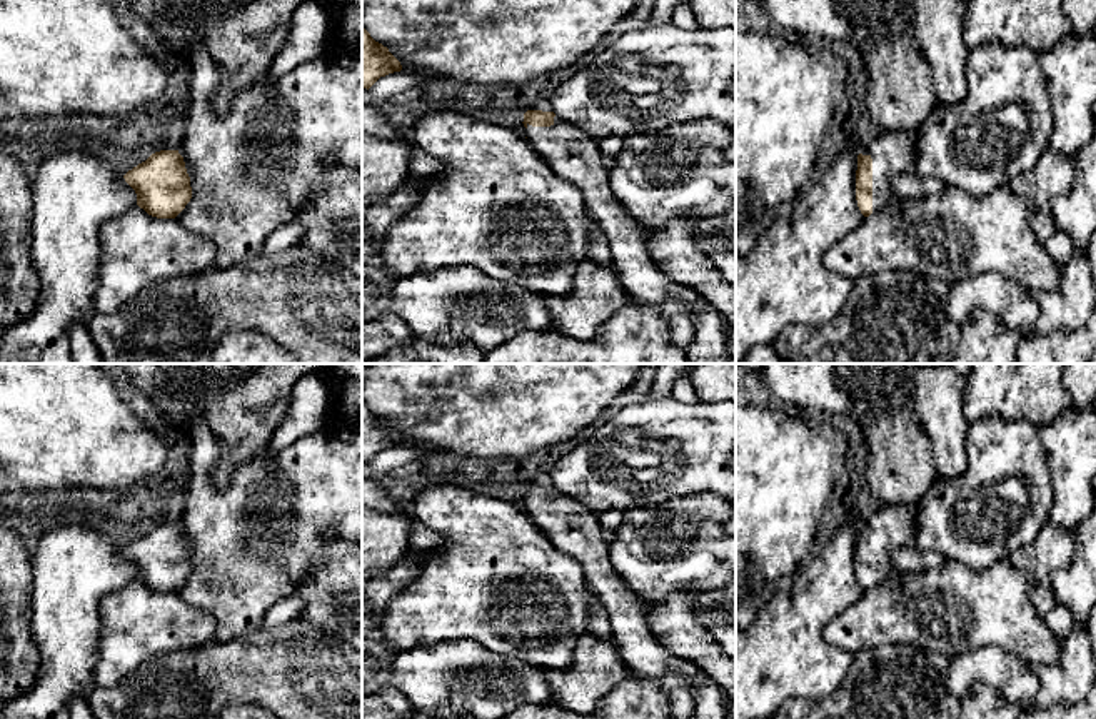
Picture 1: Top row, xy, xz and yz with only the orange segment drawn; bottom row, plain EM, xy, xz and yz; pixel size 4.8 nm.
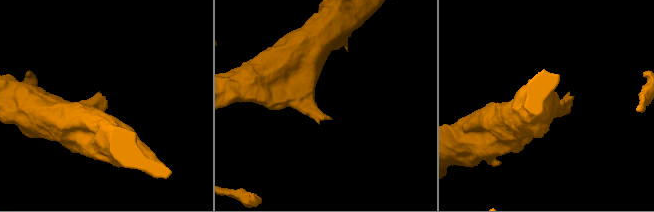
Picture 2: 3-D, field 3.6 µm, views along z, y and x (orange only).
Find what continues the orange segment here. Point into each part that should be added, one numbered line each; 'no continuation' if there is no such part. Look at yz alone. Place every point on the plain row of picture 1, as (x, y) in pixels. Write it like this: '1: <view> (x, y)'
1: yz (893, 527)

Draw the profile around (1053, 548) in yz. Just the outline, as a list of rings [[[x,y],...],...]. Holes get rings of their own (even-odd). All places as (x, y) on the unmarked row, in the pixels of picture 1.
[[[1046,522],[1039,534],[1026,546],[1011,552],[1009,562],[1023,571],[1034,612],[1043,617],[1058,601],[1053,594],[1051,574],[1068,569],[1076,552],[1074,530],[1064,530]]]

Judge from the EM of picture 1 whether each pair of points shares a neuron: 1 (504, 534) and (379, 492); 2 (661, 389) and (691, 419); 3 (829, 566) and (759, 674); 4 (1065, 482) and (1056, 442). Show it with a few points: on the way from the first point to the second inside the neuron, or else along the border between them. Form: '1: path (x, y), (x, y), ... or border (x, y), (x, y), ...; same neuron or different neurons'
1: border (406, 497), (411, 512), (434, 531); different neurons
2: border (669, 394), (648, 397); different neurons
3: path (818, 593), (793, 619), (783, 648); same neuron
4: path (1061, 472), (1060, 452); same neuron

